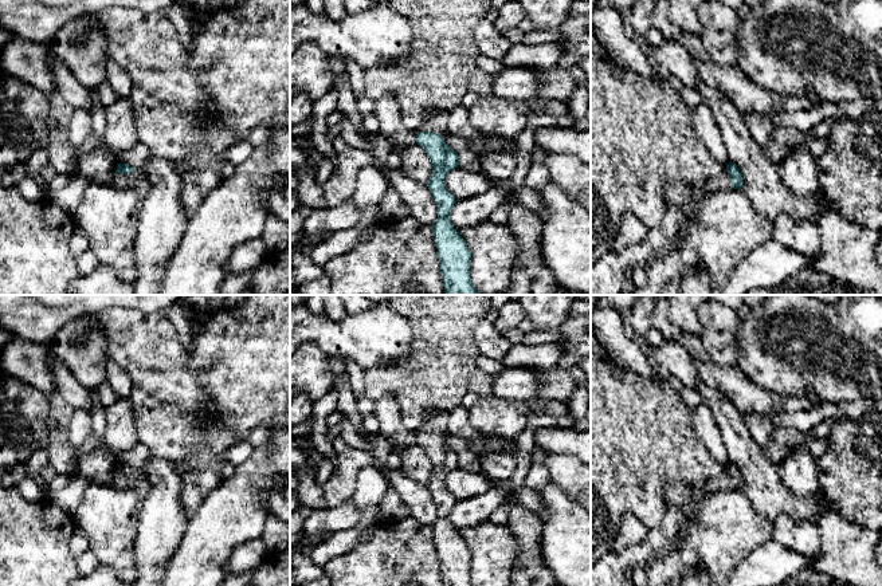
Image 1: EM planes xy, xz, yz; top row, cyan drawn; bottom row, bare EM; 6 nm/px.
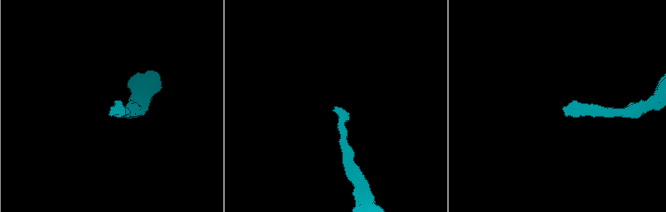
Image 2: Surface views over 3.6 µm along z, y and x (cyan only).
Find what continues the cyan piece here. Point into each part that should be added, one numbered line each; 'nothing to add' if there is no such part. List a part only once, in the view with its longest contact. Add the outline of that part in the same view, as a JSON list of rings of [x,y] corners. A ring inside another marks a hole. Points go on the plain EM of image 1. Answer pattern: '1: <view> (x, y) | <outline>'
1: xz (436, 423) | [[[431,412],[431,416],[428,420],[426,420],[415,432],[428,432],[428,433],[436,433],[436,434],[446,434],[446,425],[448,420],[447,412]]]

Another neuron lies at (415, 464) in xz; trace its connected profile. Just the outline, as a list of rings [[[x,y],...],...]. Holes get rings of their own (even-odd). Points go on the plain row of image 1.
[[[388,441],[401,459],[401,473],[413,481],[427,485],[431,477],[432,464],[426,451],[418,444],[399,447],[393,441]]]

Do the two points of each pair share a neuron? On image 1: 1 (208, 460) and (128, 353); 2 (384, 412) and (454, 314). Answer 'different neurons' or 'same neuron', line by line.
1: different neurons
2: different neurons

